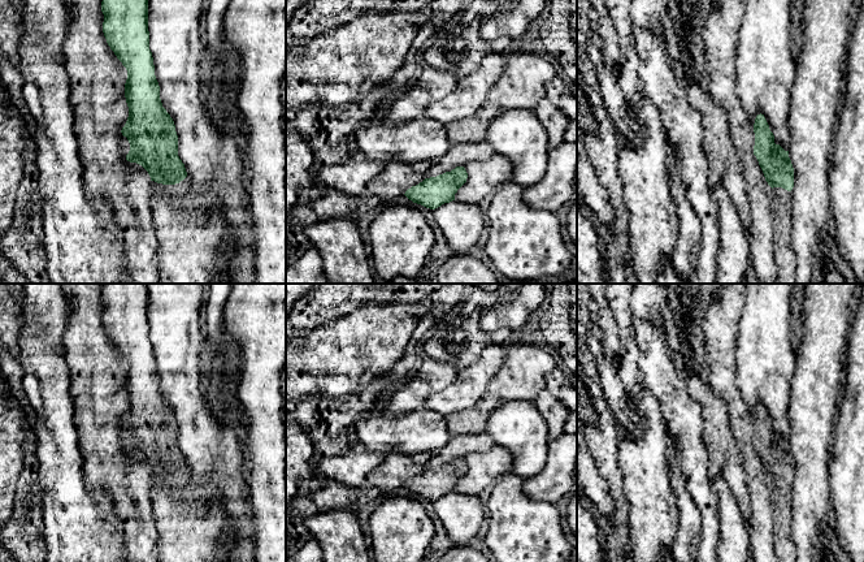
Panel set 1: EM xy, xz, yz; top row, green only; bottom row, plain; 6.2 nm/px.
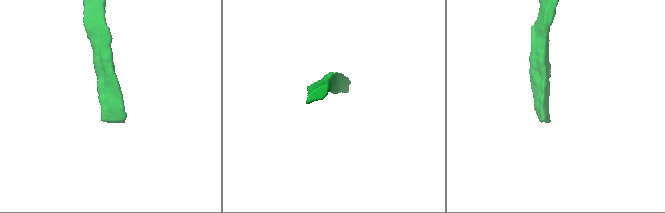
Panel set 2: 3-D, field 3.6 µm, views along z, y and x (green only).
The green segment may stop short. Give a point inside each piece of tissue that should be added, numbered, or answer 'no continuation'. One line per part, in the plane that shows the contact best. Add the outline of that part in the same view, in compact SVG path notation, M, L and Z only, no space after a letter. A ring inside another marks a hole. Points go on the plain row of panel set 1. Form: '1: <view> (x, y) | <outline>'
1: yz (780, 489) | M782 479L770 481L770 500L776 524L777 562L795 562L796 549L791 540L791 483Z

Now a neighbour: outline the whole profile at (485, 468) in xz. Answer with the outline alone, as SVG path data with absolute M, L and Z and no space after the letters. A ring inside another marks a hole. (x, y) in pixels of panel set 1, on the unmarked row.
M494 445L483 453L470 453L465 458L466 474L455 485L459 494L479 496L512 470L513 457L503 446Z

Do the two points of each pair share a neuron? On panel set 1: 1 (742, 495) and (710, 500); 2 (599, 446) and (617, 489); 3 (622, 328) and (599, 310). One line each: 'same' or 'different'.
1: different
2: same
3: different

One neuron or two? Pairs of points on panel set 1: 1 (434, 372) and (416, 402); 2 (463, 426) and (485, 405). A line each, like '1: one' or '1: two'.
1: one
2: one

